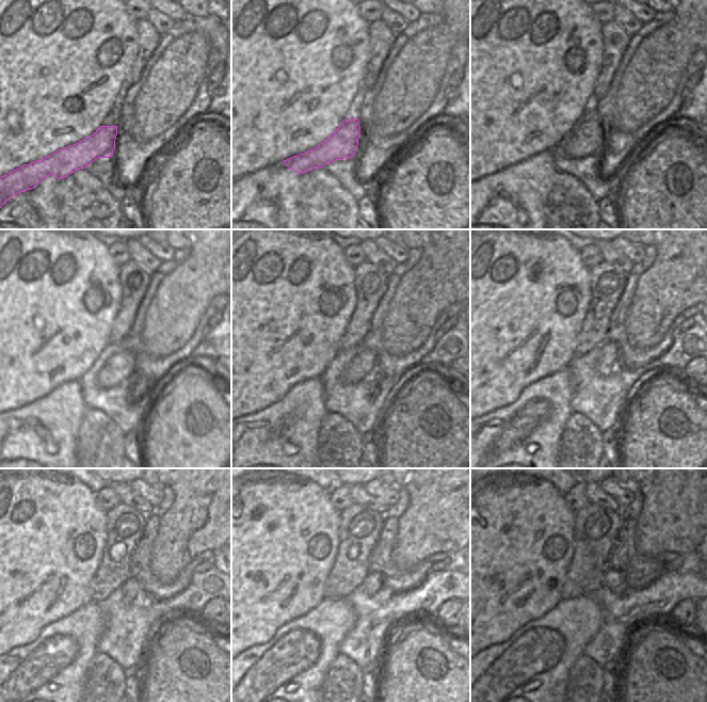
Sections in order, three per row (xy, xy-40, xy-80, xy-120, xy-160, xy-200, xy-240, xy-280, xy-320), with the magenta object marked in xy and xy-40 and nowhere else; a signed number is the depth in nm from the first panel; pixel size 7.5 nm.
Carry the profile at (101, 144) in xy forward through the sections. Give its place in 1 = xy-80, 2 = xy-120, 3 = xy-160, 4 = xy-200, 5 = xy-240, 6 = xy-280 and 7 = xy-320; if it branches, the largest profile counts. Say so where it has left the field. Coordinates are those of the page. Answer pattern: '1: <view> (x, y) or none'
1: xy-80 (588, 138)
2: xy-120 (117, 369)
3: xy-160 (364, 364)
4: xy-200 (605, 365)
5: xy-240 (130, 588)
6: xy-280 (372, 583)
7: xy-320 (613, 580)

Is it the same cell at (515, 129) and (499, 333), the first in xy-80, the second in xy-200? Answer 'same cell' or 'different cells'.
same cell

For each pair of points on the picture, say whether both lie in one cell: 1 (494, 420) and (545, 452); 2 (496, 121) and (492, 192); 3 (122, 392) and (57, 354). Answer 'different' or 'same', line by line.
1: same
2: different
3: different

